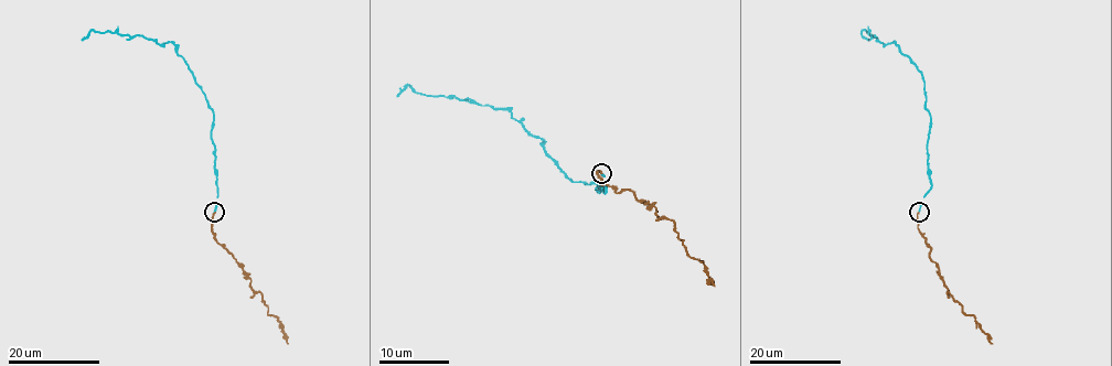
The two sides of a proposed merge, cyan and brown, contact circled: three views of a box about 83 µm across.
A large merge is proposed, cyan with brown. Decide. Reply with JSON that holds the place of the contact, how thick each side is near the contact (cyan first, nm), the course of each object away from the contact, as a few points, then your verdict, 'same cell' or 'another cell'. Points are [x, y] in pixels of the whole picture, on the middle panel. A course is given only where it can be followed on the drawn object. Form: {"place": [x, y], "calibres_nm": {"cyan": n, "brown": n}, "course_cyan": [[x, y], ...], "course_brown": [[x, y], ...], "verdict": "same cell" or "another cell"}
{"place": [601, 173], "calibres_nm": {"cyan": 200, "brown": 170}, "course_cyan": [[601, 173], [605, 193], [574, 182], [506, 110], [407, 86], [396, 96]], "course_brown": [[601, 173], [596, 173], [603, 184], [618, 193], [630, 189], [670, 219], [714, 286]], "verdict": "same cell"}

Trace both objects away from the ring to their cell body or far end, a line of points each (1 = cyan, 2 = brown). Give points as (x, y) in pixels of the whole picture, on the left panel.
1: (215, 212), (214, 112), (174, 44), (158, 44), (141, 35), (92, 30), (82, 40)
2: (215, 212), (212, 232), (216, 240), (259, 292), (288, 343)

